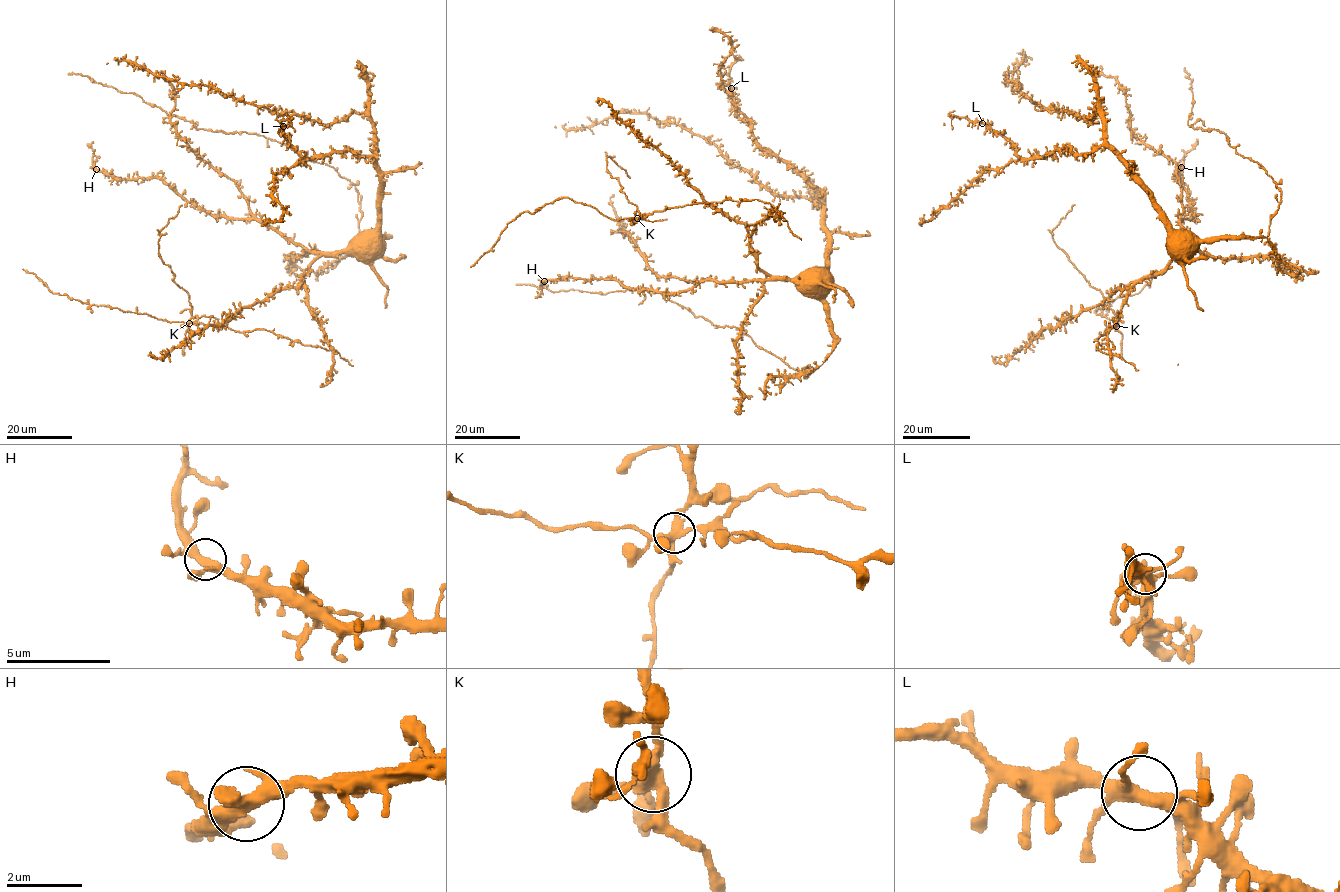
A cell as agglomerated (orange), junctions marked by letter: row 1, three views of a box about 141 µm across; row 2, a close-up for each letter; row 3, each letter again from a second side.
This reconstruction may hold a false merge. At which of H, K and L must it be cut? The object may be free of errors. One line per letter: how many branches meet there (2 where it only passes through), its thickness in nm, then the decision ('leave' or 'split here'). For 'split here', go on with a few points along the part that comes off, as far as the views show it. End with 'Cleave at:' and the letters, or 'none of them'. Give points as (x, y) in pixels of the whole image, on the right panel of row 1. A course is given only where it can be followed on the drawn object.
H: 5 branches meet; 360 nm thick; leave
K: 5 branches meet; 360 nm thick; split here; foreign part runs (1117, 326), (1116, 315), (1107, 300), (1088, 283), (1053, 239), (1052, 230), (1075, 204)
L: 5 branches meet; 360 nm thick; leave
Cleave at: K

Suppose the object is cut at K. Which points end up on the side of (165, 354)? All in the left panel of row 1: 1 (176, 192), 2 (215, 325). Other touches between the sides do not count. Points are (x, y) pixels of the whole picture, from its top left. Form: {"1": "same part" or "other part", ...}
{"1": "same part", "2": "same part"}

